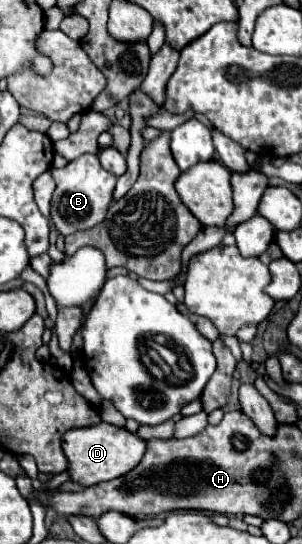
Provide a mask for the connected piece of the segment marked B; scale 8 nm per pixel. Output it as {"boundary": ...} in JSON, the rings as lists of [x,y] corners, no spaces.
{"boundary":[[[85,153],[77,159],[69,161],[61,169],[51,169],[51,173],[57,183],[53,199],[51,199],[51,217],[53,217],[53,223],[59,233],[71,235],[79,229],[91,229],[105,219],[107,207],[113,201],[117,175],[103,169],[97,155]]]}

